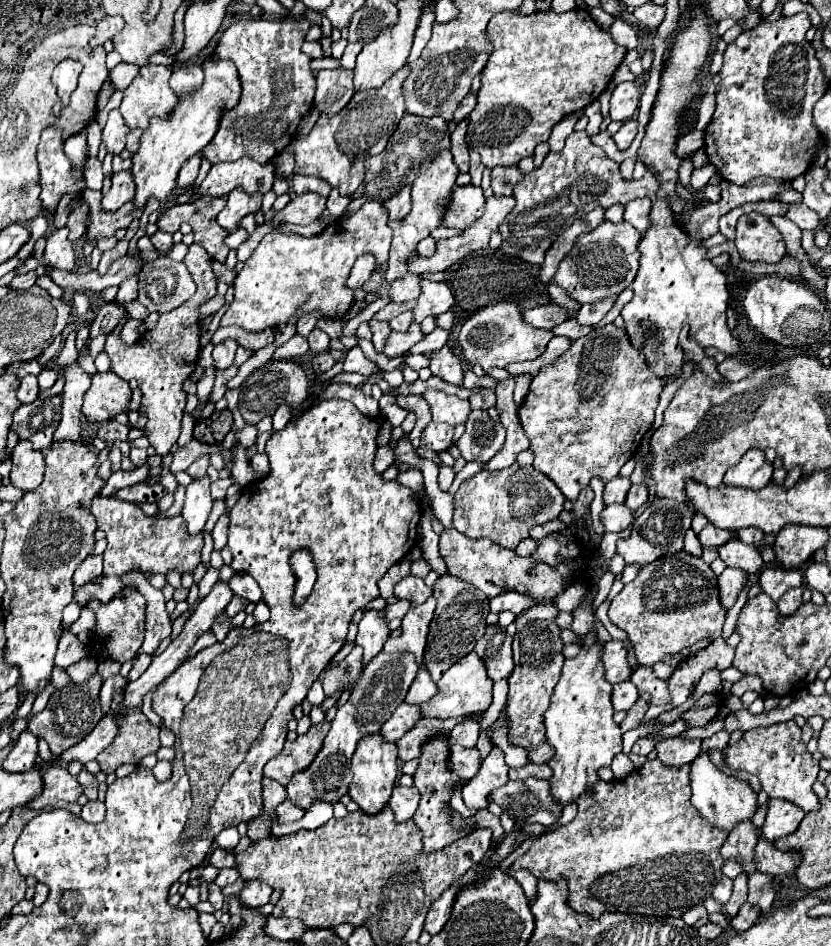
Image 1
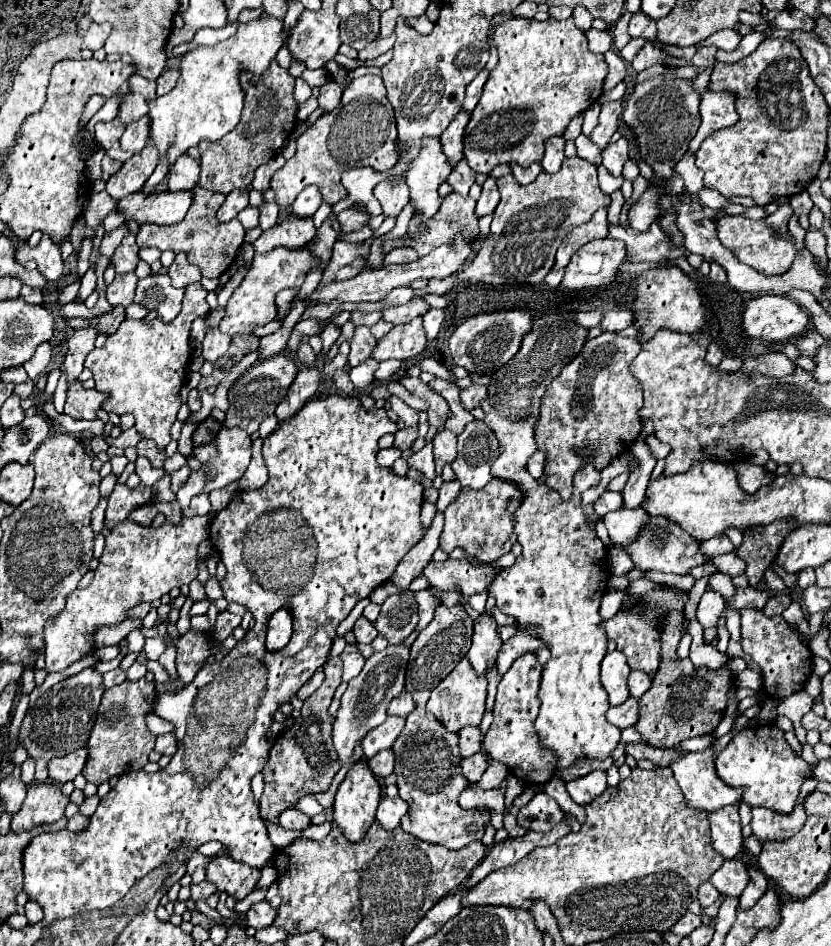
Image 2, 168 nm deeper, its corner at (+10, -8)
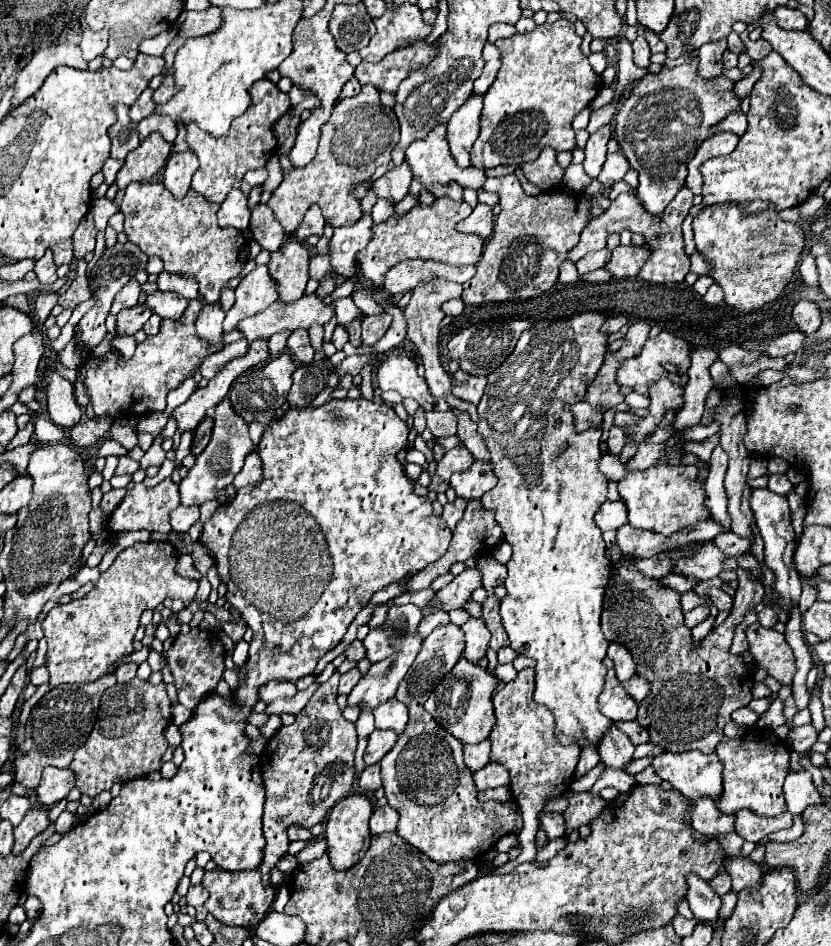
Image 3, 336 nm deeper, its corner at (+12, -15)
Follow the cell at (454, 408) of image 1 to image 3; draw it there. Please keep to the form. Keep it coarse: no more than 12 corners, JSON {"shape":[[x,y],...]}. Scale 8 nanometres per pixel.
{"shape":[[389,352],[375,376],[383,392],[411,396],[427,412],[449,410],[429,392],[407,352]]}

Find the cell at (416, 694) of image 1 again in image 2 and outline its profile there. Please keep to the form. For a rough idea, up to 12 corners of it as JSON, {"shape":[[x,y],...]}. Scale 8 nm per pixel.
{"shape":[[407,691],[389,703],[387,713],[407,717],[415,701]]}

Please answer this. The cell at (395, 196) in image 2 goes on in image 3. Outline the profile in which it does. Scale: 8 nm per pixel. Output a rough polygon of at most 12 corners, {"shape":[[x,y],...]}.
{"shape":[[403,160],[391,168],[373,190],[397,204],[413,180],[411,166]]}

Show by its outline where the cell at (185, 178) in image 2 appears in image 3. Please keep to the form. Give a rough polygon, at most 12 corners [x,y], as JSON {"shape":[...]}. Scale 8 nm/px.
{"shape":[[191,150],[175,152],[163,184],[175,198],[191,190],[199,166]]}

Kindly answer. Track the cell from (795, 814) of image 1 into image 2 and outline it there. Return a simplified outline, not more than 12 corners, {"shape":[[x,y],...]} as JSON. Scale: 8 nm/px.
{"shape":[[803,803],[789,815],[753,809],[753,835],[785,841],[806,822]]}

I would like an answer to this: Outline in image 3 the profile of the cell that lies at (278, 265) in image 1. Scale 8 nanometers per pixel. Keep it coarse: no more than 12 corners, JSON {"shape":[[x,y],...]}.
{"shape":[[257,266],[237,286],[235,304],[223,320],[235,330],[243,316],[277,300],[267,266]]}

